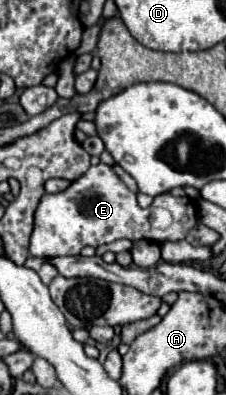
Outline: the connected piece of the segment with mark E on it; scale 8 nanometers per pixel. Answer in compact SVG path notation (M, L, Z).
M105 163L91 165L87 173L71 181L65 191L45 193L35 209L35 225L29 241L29 253L35 257L79 255L85 245L99 247L115 239L149 239L149 241L179 241L185 239L199 217L197 207L189 197L173 197L169 193L157 195L153 207L167 207L173 215L173 225L167 229L153 229L149 225L147 209L137 205L137 195L113 173Z

